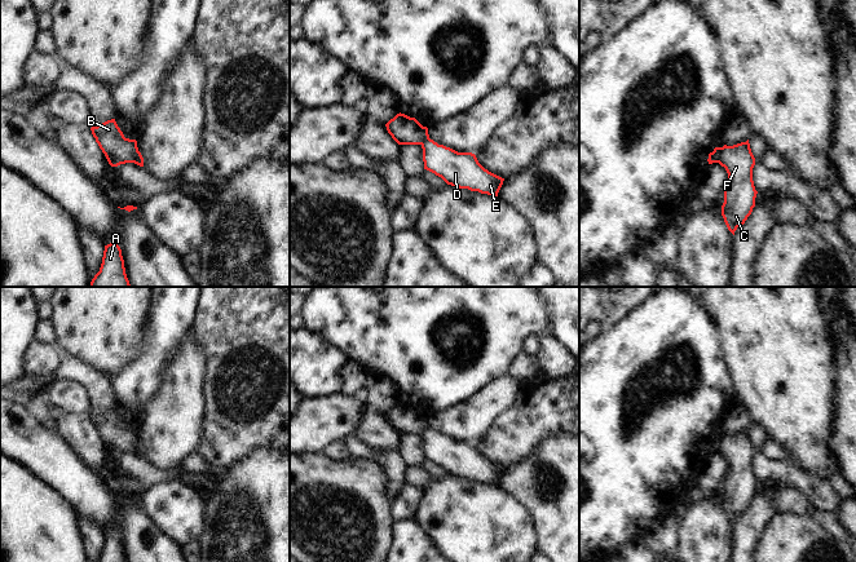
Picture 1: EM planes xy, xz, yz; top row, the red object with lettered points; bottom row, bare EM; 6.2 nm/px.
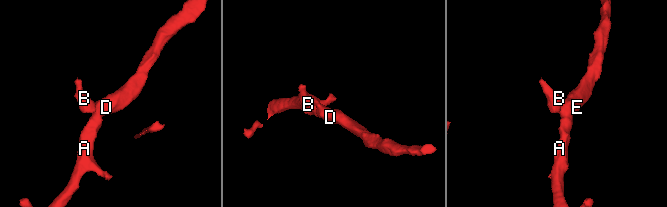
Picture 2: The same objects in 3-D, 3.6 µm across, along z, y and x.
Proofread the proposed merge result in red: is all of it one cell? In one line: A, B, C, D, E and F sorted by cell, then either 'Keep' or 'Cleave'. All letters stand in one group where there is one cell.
Groups: A C D E F / B. Cleave.

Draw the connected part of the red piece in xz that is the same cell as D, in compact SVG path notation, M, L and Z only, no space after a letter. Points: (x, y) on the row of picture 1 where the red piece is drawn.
M429 137L422 143L424 169L447 185L498 196L504 178L485 169L472 152L458 152Z

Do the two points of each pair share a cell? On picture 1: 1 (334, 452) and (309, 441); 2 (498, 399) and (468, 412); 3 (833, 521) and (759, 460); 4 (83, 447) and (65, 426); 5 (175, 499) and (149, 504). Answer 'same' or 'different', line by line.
1: different
2: same
3: different
4: same
5: same

